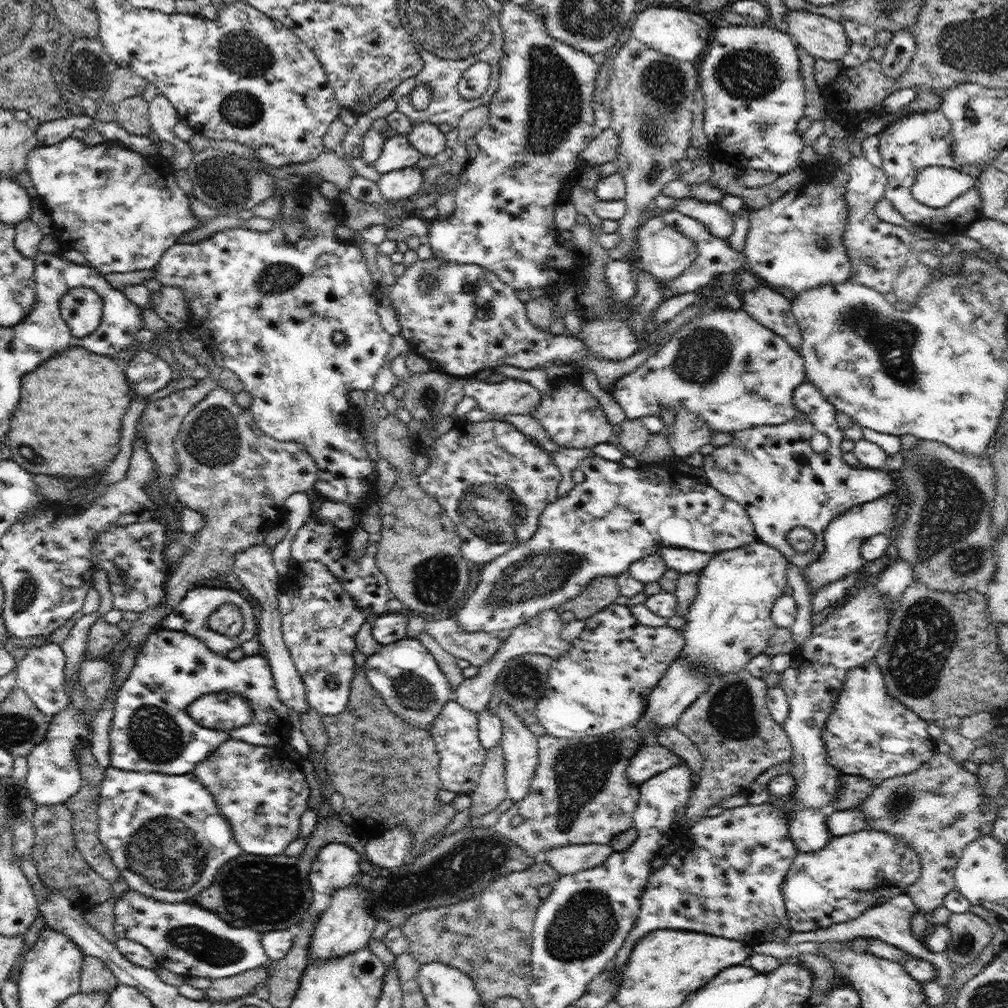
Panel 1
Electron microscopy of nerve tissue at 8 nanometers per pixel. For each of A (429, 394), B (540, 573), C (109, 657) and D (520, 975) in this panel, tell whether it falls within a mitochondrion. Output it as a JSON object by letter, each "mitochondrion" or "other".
{"A":"mitochondrion","B":"mitochondrion","C":"other","D":"other"}

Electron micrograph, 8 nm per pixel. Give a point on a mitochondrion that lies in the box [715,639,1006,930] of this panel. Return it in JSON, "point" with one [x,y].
{"point":[899,800]}

